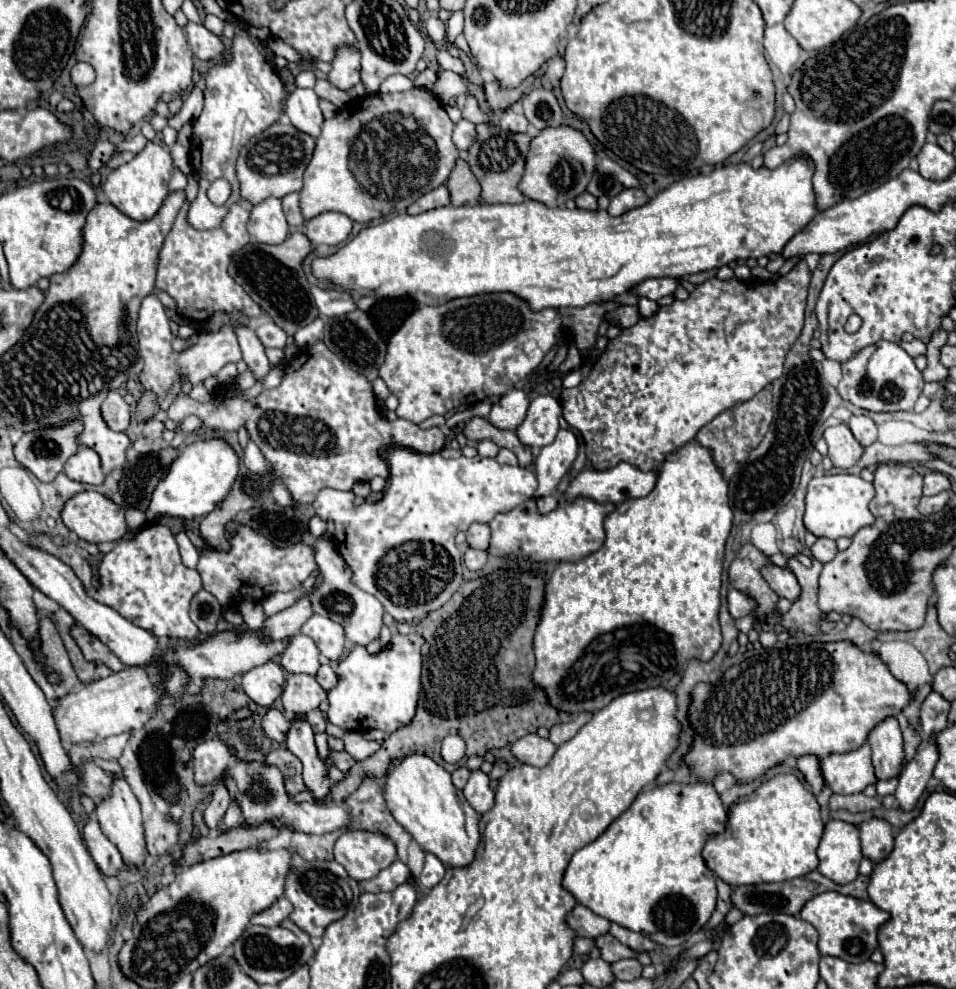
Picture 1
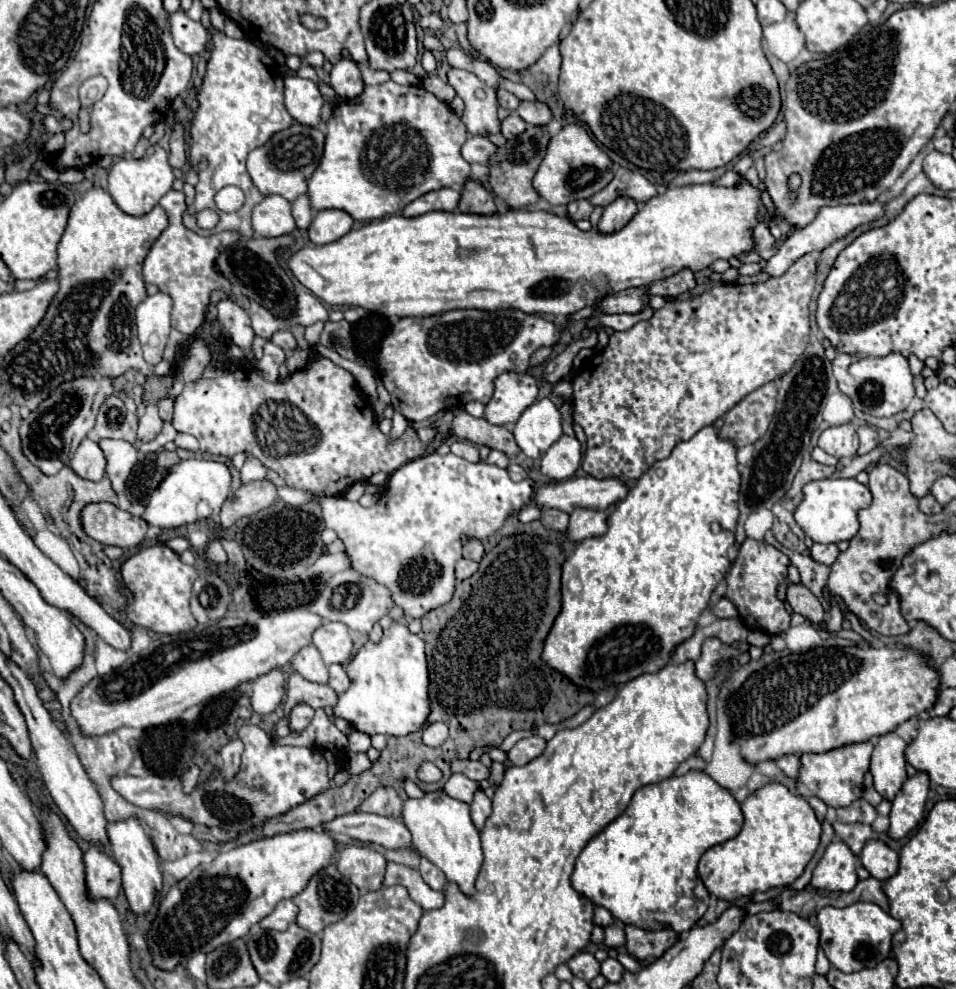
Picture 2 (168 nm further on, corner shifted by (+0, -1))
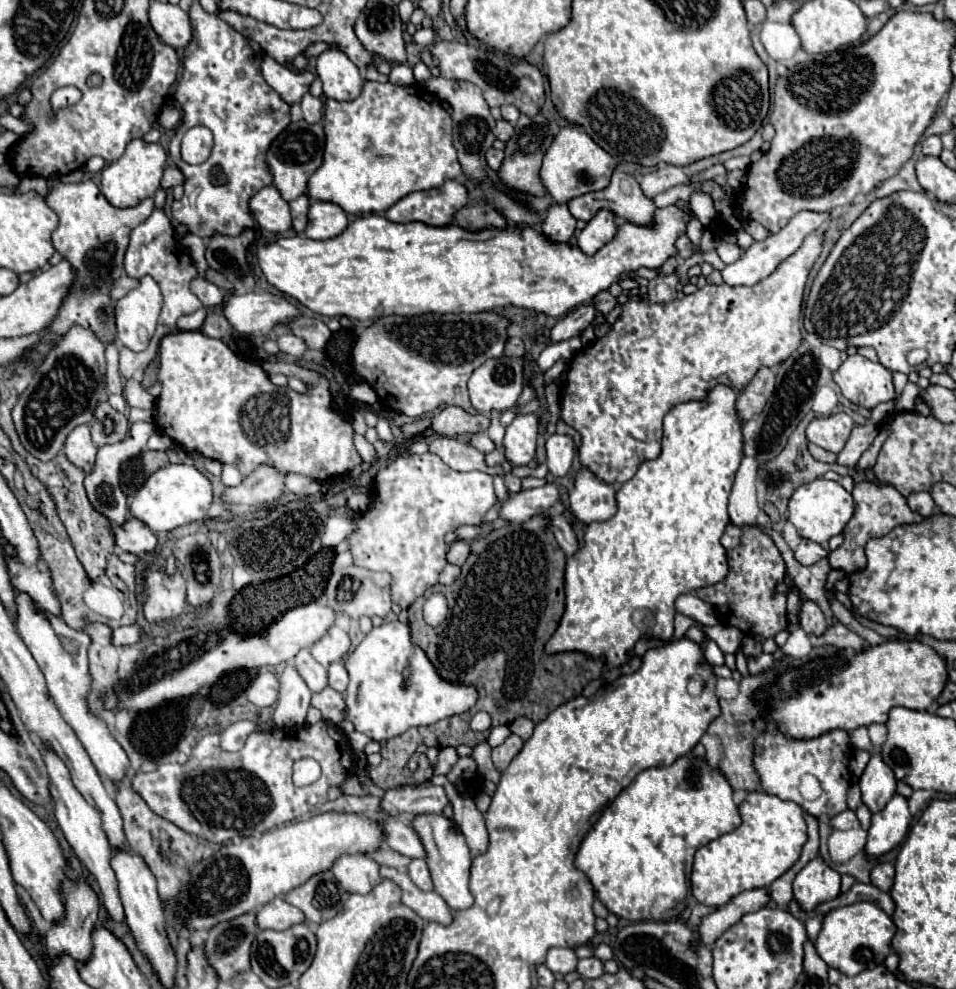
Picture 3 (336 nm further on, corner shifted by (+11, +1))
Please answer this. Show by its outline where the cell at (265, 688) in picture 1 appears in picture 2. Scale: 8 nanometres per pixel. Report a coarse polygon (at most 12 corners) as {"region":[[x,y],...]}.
{"region":[[284,674],[252,682],[252,708],[270,714],[284,698]]}

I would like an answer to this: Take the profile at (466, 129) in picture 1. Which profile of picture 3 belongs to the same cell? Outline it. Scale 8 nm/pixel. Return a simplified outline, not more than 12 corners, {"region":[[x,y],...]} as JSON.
{"region":[[489,148],[485,158],[491,170],[499,170],[505,152]]}

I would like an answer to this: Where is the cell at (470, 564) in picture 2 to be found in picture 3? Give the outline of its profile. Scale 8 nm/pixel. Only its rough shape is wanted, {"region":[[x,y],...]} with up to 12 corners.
{"region":[[447,564],[439,576],[439,584],[453,584],[459,574],[459,566]]}

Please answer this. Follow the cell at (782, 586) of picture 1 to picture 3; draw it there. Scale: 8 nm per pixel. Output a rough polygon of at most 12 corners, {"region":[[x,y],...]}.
{"region":[[803,600],[799,626],[807,634],[825,634],[829,628],[821,608]]}

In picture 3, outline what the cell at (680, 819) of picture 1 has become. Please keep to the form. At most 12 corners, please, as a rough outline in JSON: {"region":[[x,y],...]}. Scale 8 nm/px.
{"region":[[705,758],[637,774],[575,864],[609,912],[671,920],[735,830]]}

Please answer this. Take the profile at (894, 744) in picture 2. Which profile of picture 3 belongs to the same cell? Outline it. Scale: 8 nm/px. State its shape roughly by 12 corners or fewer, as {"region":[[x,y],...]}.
{"region":[[873,754],[859,780],[863,804],[875,814],[893,798],[897,780]]}

